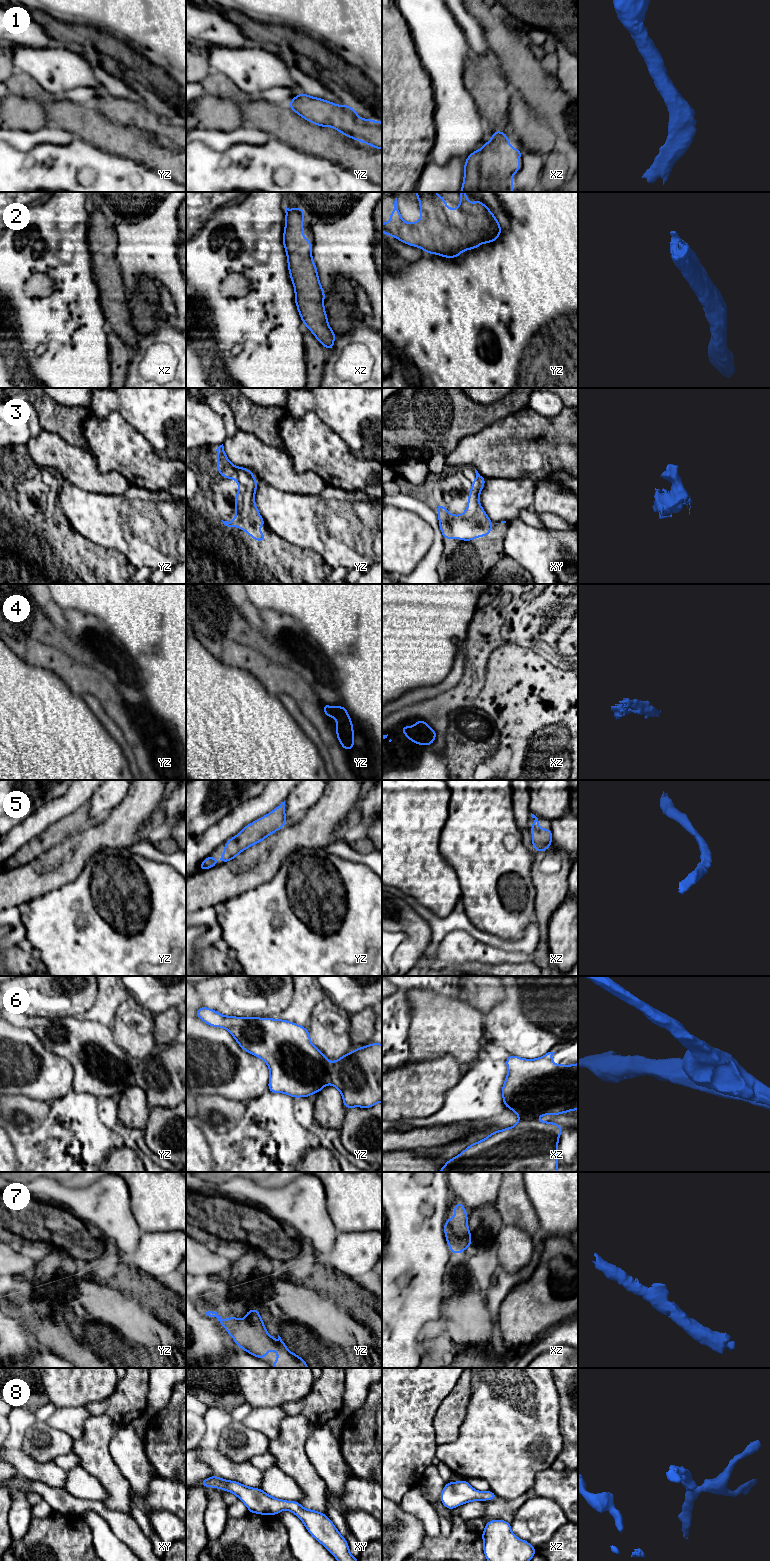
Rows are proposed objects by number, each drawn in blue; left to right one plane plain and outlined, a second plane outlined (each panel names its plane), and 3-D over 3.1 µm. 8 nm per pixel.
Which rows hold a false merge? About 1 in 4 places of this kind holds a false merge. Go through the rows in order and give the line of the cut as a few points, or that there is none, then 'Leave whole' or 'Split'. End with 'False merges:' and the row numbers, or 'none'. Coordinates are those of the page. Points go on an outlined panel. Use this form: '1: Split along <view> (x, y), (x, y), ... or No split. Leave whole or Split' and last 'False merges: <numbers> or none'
1: No split. Leave whole
2: No split. Leave whole
3: No split. Leave whole
4: No split. Leave whole
5: No split. Leave whole
6: Split along xz (520, 1118), (534, 1119). Split
7: No split. Leave whole
8: No split. Leave whole
False merges: 6

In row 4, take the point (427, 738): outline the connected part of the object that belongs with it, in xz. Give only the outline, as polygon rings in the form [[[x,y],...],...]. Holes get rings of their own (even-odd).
[[[424,720],[416,721],[413,727],[407,725],[402,726],[402,734],[406,734],[407,739],[415,742],[417,745],[432,745],[437,732],[430,728],[427,722]]]

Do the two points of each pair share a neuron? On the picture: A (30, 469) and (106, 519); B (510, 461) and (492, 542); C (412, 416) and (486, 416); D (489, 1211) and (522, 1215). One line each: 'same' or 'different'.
A: different
B: different
C: same
D: different

